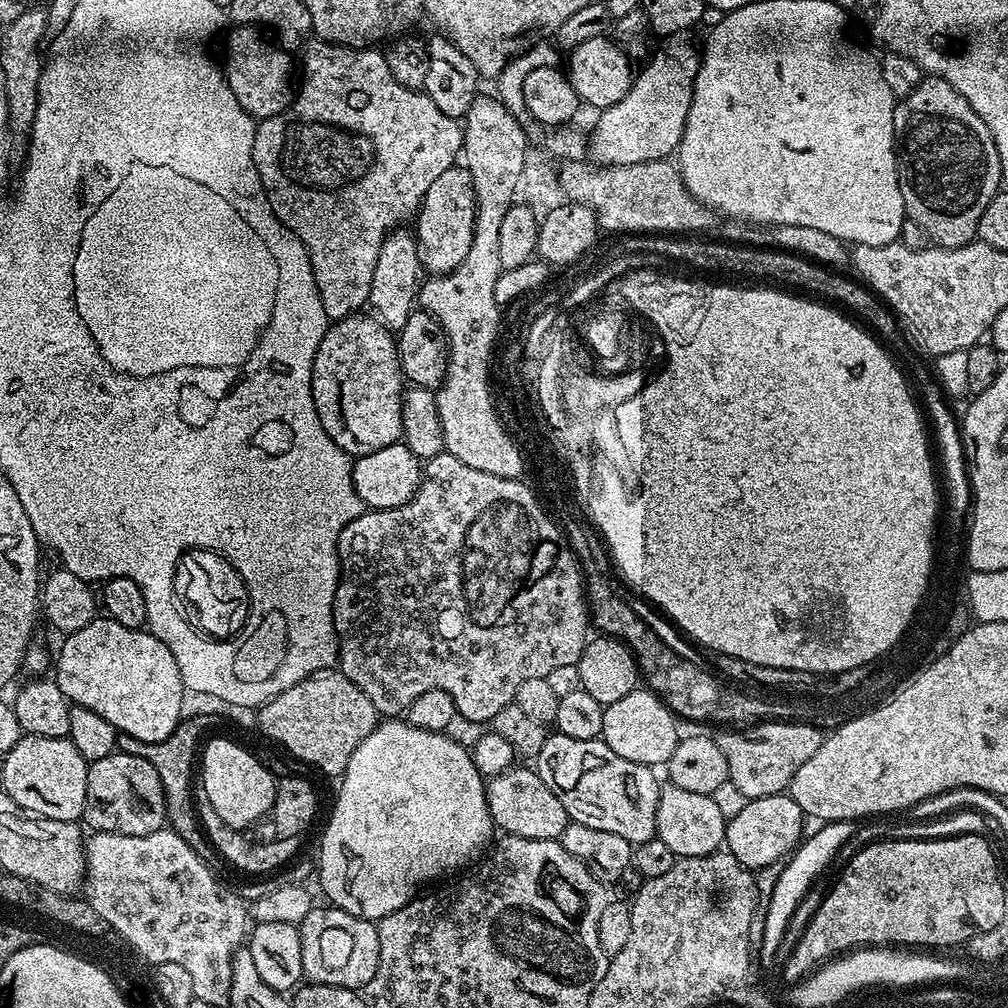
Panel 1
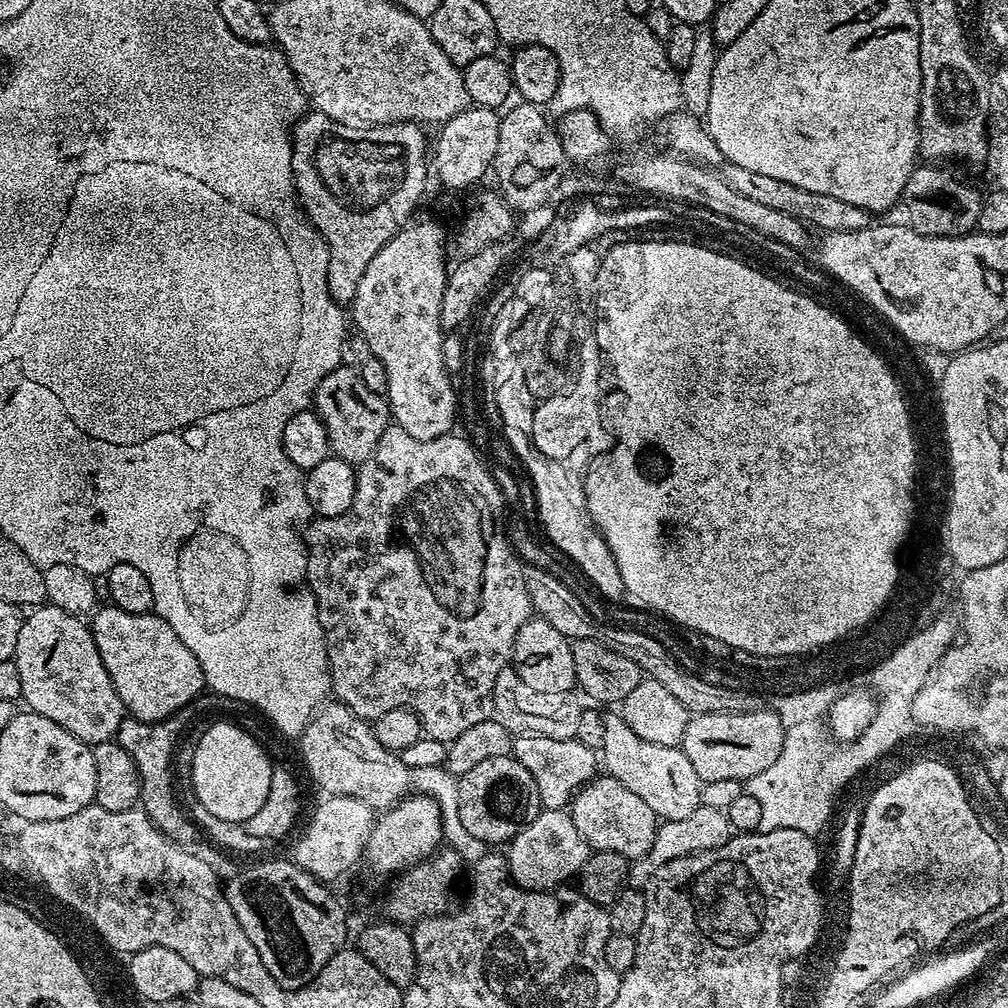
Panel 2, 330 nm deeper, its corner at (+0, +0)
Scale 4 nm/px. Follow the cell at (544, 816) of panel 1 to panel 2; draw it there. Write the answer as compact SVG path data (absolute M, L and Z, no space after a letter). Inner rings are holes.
M511 755L489 758L479 766L474 766L470 774L459 777L458 815L462 826L469 834L474 834L485 846L507 845L516 835L541 812L538 786L530 778L530 770L522 766Z

